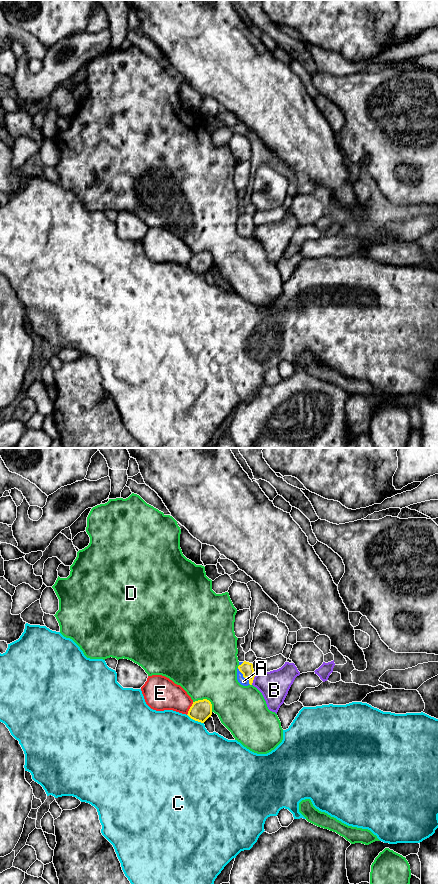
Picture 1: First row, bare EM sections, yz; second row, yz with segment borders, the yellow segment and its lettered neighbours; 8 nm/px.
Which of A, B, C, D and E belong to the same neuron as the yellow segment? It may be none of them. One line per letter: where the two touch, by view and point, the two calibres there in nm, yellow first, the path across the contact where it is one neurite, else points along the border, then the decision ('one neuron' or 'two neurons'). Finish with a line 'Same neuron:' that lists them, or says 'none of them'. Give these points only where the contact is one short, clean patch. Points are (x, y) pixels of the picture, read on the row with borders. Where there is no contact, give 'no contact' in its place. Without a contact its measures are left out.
A: contact yz (244, 677); calibres 110 and 70 nm; way yz (246, 668), (244, 677), (243, 681); one neuron
B: contact yz (253, 679); calibres 110 and 240 nm; two neurons
C: contact yz (195, 720); calibres 170 and 500 nm; two neurons
D: contact yz (206, 699); calibres 170 and 500 nm; two neurons
E: contact yz (190, 708); calibres 170 and 260 nm; two neurons
Same neuron: A

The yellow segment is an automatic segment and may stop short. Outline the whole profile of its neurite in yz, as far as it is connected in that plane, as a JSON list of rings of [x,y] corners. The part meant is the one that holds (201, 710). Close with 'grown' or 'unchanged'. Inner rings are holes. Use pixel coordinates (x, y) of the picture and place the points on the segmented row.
[[[207,699],[195,701],[187,715],[195,721],[204,723],[212,715],[212,704]]] | unchanged

